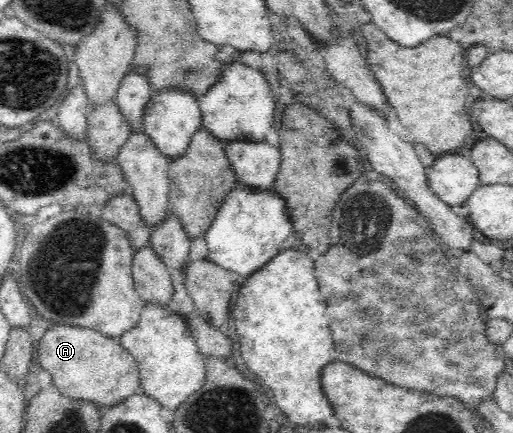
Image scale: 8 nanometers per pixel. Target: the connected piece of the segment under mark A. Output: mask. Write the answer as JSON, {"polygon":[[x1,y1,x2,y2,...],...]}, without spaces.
{"polygon":[[54,324,36,346,37,361,52,376,52,384,66,398,86,401,98,408,118,406,141,390,136,359,118,342,97,330]]}

